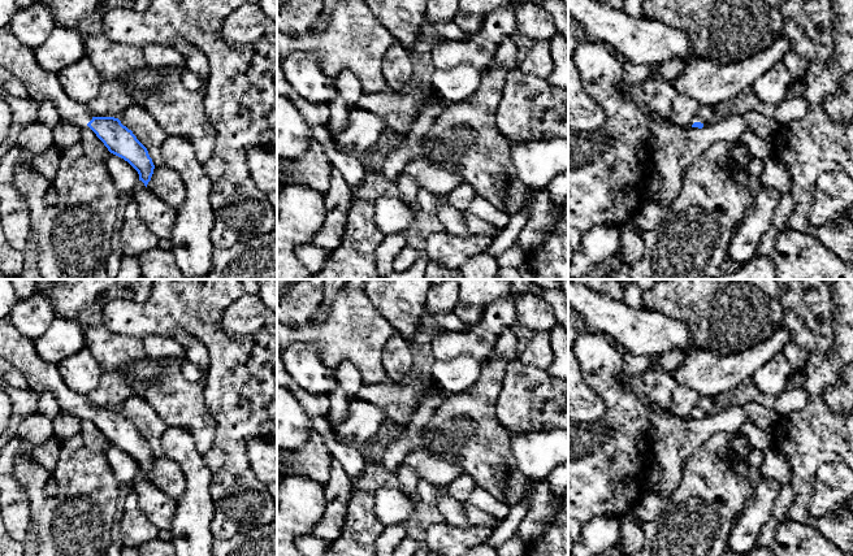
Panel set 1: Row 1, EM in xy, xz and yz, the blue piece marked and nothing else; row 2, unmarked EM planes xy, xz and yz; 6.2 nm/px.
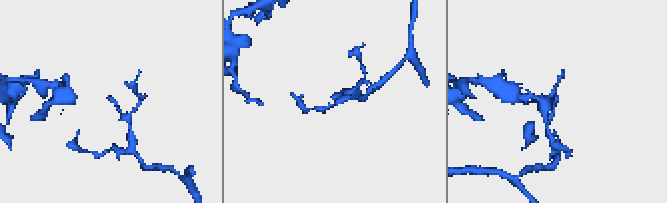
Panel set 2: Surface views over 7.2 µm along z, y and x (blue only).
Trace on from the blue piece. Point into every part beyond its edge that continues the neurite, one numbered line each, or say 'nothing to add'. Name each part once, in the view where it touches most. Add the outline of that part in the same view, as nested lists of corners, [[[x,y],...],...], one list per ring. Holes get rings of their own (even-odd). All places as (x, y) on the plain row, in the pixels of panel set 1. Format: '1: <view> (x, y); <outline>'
1: yz (706, 405); [[[702,395],[696,404],[694,413],[701,413],[703,417],[711,416],[726,404],[727,398]]]

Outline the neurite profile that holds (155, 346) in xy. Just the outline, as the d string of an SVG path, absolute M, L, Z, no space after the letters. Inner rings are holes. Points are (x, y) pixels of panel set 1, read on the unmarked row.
M148 335L143 339L143 348L151 359L183 359L185 349L169 336Z

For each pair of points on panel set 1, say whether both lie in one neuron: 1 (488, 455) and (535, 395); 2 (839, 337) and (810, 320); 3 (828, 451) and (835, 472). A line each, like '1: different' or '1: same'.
1: different
2: different
3: different

